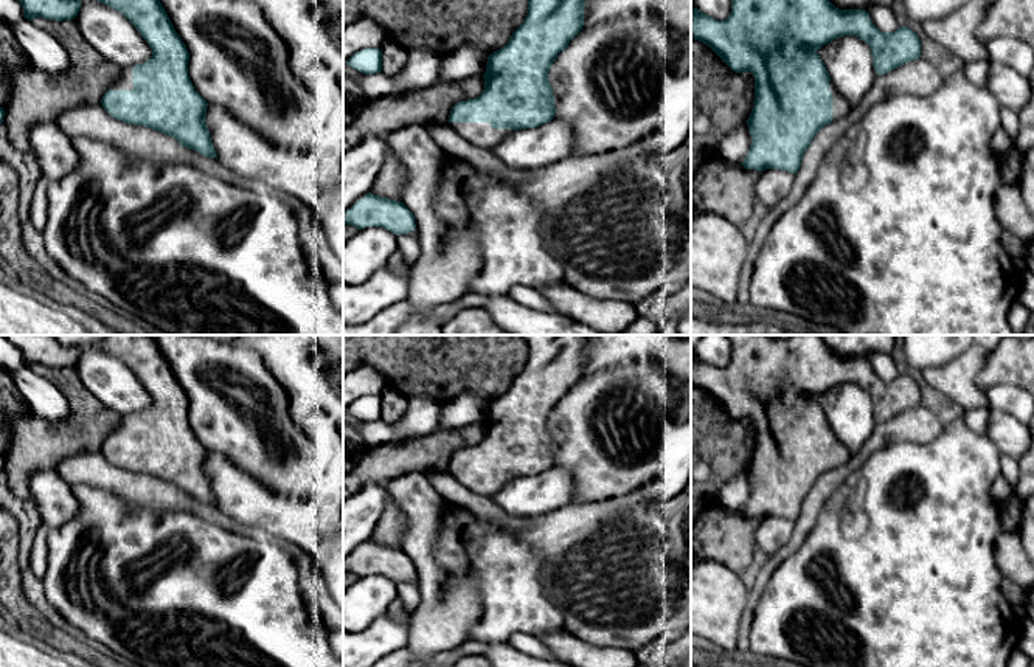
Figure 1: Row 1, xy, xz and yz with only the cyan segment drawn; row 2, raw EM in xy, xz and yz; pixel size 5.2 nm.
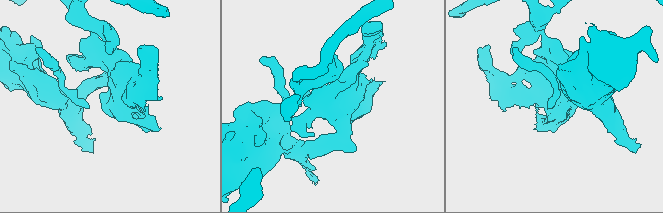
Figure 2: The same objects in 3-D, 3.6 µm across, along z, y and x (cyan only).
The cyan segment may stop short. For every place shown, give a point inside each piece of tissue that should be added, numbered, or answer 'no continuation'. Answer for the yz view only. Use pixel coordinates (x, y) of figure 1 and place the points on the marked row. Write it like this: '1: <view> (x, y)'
1: yz (840, 107)

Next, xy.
1: xy (124, 81)

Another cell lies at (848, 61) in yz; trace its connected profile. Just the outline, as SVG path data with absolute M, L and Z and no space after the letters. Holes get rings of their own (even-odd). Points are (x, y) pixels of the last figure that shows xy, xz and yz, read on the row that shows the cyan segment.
M855 36L837 37L815 51L840 95L855 107L876 78L869 45Z

